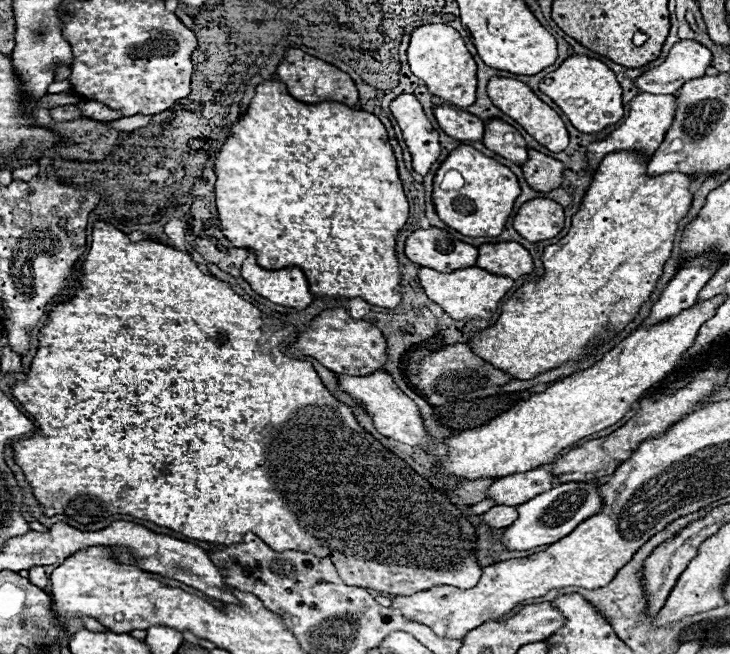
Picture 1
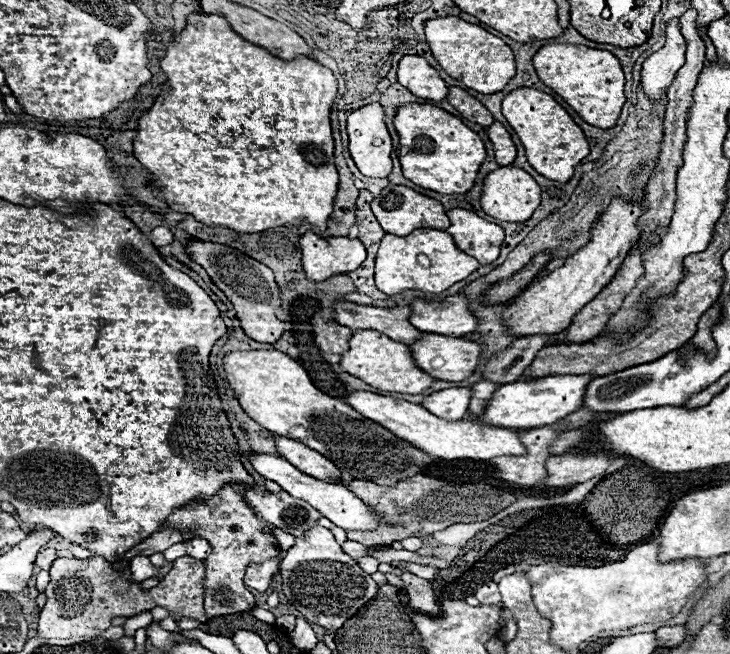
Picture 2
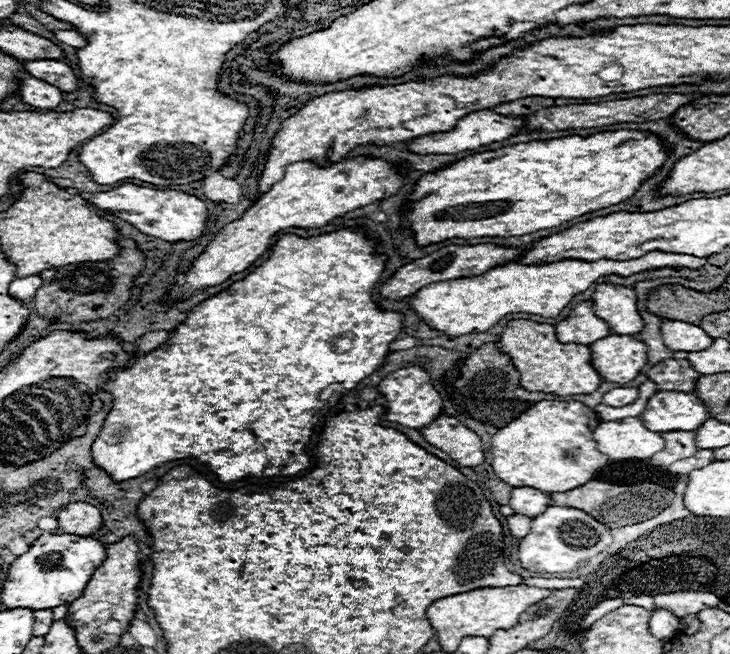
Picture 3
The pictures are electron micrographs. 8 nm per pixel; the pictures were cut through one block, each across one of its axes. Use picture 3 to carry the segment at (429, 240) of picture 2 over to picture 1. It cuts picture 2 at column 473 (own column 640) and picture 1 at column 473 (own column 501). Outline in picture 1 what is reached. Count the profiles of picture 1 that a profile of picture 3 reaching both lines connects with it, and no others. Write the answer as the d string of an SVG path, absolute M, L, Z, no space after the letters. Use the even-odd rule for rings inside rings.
M478 266L472 268L460 268L452 274L442 274L430 268L420 268L418 278L422 282L424 292L428 298L444 308L444 312L454 320L490 320L494 312L498 310L500 300L506 296L506 292L514 286L514 280L508 276L494 276Z

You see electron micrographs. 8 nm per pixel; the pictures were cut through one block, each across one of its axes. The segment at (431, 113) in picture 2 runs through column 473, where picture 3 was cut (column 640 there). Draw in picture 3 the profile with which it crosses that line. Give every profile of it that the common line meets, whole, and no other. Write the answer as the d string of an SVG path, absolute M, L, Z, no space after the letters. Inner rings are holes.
M614 130L594 136L566 136L554 140L534 140L504 146L490 152L472 154L434 174L424 174L410 194L412 210L406 224L416 234L420 246L444 242L448 238L478 236L522 236L536 230L560 226L576 216L620 204L636 194L644 180L652 178L666 162L672 146L658 134L640 130Z

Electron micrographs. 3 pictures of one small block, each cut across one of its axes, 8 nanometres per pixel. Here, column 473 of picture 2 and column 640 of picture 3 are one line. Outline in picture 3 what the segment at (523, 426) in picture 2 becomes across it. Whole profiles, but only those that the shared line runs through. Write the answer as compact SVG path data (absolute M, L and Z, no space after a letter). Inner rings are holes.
M660 390L656 392L642 412L640 420L652 432L672 432L684 430L694 432L698 430L704 420L708 420L708 408L694 392L674 392L674 390Z

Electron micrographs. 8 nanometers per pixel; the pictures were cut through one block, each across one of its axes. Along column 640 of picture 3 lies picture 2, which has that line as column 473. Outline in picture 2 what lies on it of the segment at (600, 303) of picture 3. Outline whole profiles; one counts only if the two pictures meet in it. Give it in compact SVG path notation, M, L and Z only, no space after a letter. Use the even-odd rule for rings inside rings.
M448 296L442 302L416 298L410 302L410 308L412 314L408 320L420 332L460 338L476 328L476 318L468 310L466 296Z

